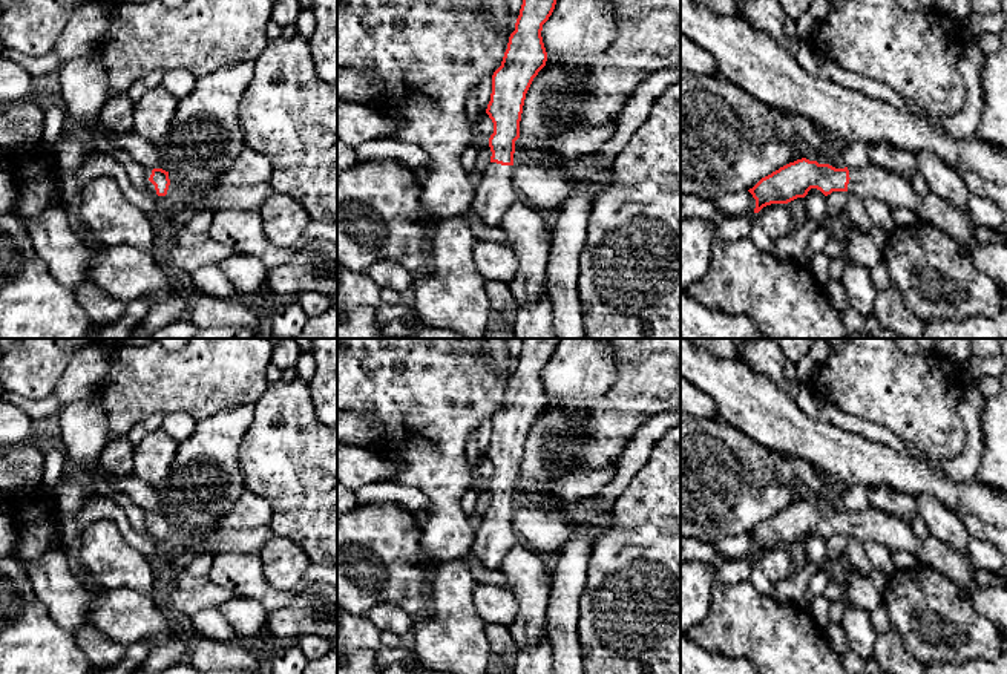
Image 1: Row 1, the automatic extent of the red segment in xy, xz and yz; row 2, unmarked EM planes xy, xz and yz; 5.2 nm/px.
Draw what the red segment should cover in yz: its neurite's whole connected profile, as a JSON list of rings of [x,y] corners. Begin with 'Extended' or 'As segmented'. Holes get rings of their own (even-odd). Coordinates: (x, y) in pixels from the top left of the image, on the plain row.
Extended. [[[802,501],[762,521],[748,535],[756,542],[754,556],[759,556],[766,548],[805,541],[811,532],[820,533],[825,539],[846,535],[860,542],[874,541],[895,551],[909,551],[920,564],[955,582],[969,597],[989,587],[1007,588],[1007,577],[975,570],[969,553],[956,551],[933,536],[920,541],[910,524],[874,507],[864,512],[835,512]]]

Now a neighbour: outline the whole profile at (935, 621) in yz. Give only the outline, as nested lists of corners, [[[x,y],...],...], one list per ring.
[[[924,564],[895,570],[887,577],[883,605],[903,646],[923,665],[964,663],[973,659],[995,660],[1007,645],[1002,630],[979,614],[970,597],[955,582]]]

